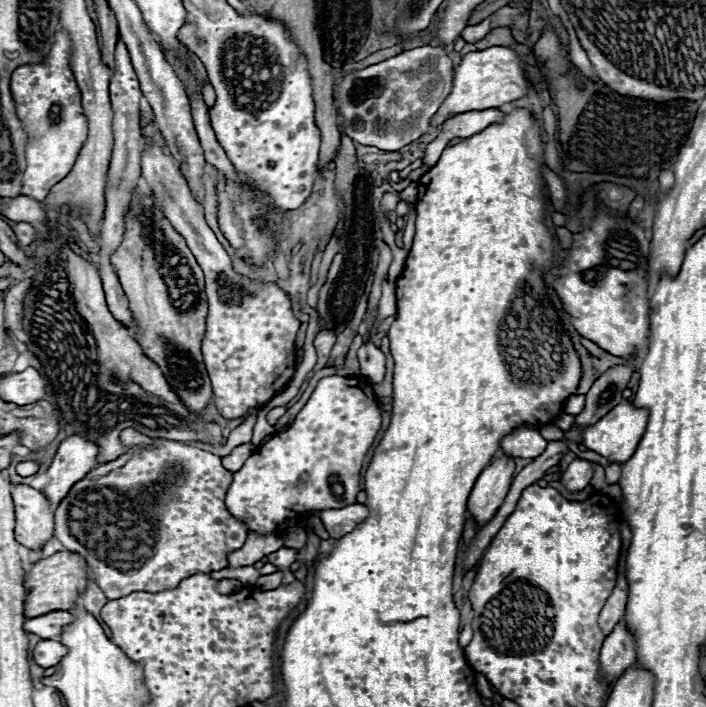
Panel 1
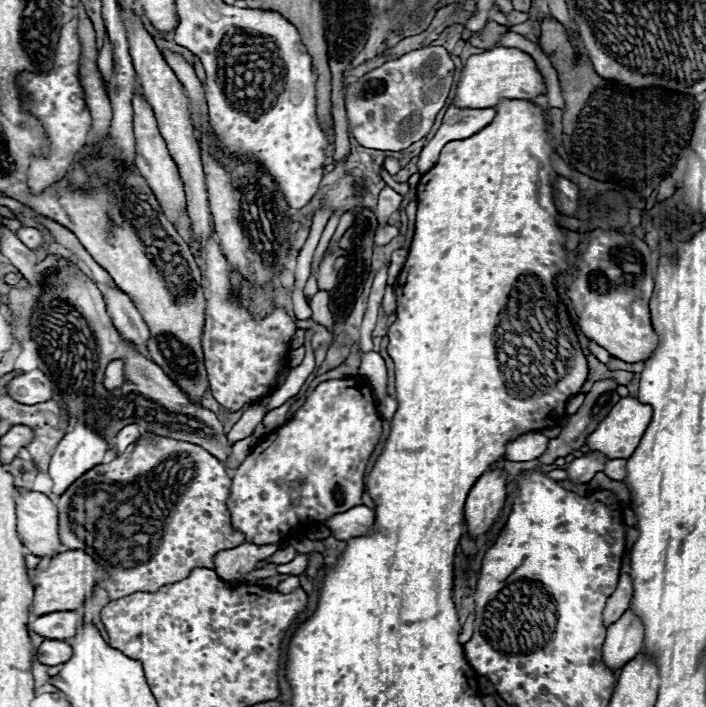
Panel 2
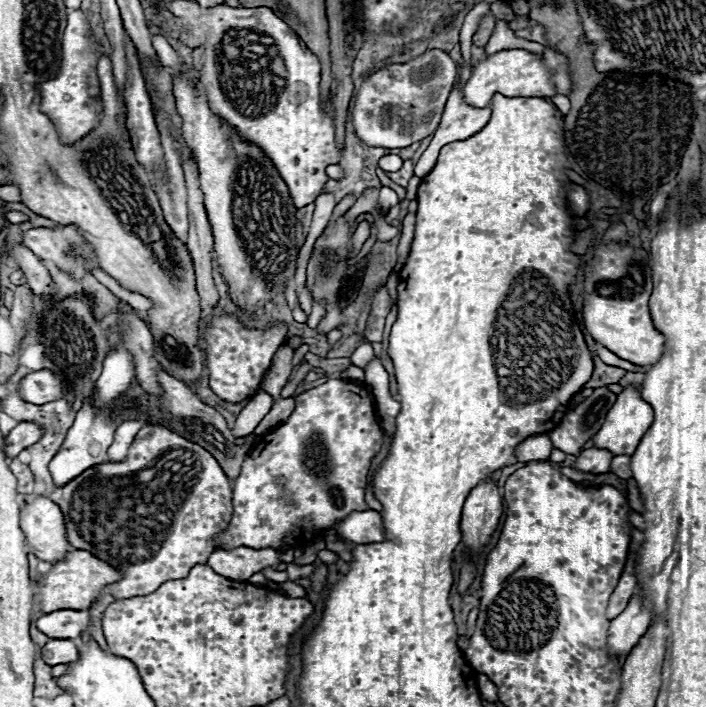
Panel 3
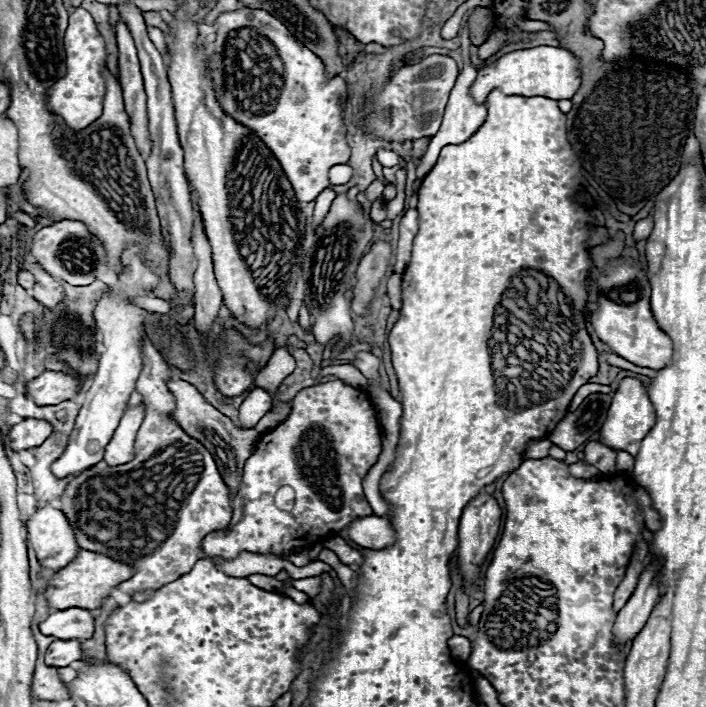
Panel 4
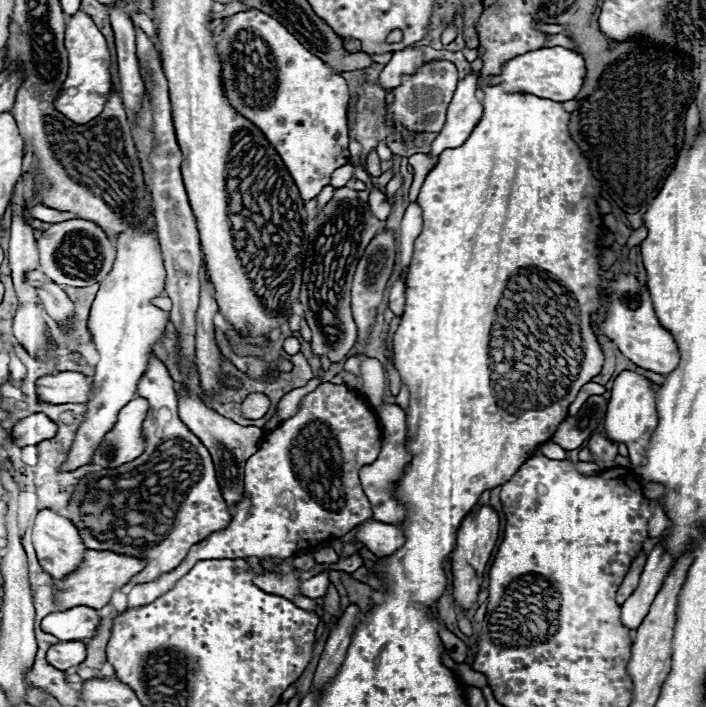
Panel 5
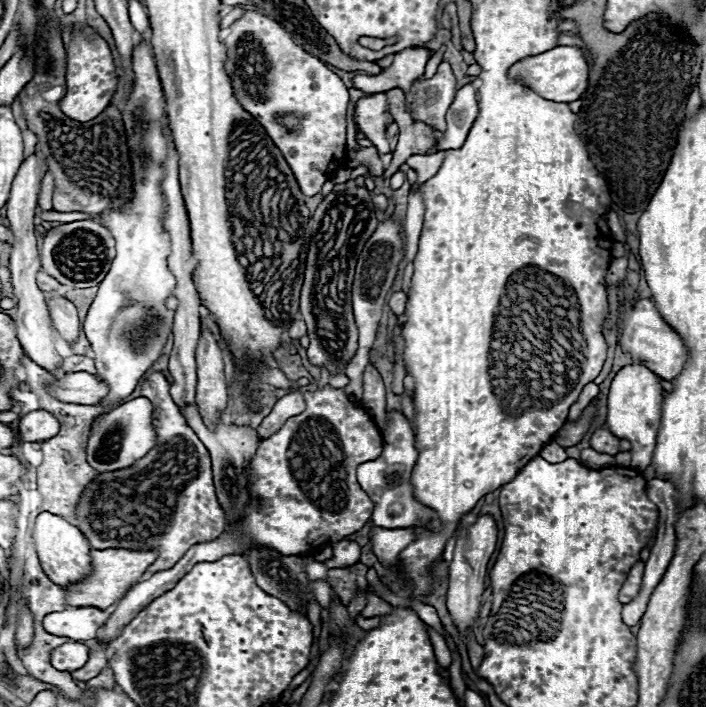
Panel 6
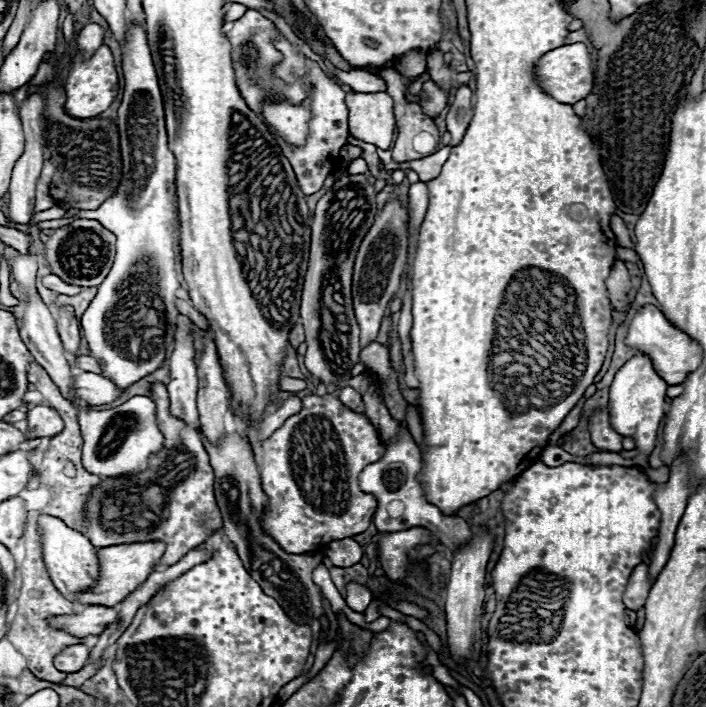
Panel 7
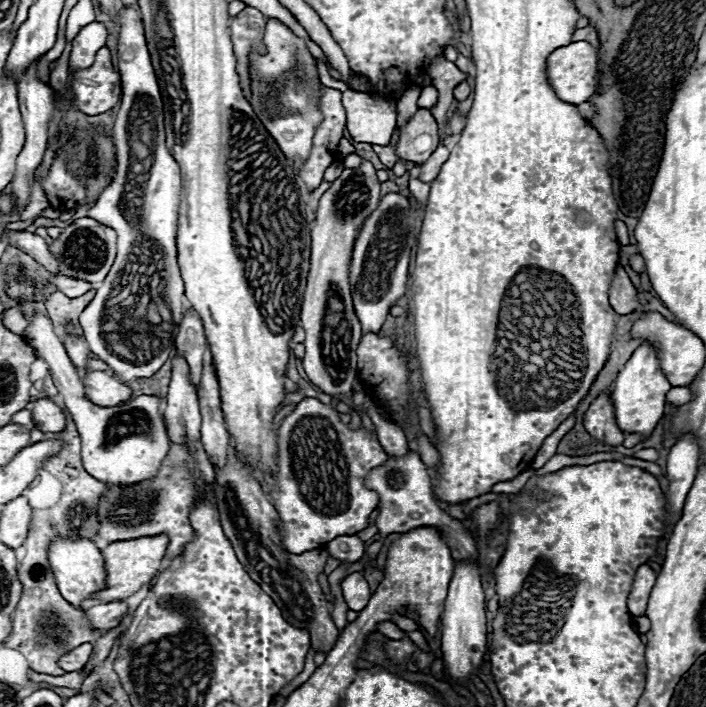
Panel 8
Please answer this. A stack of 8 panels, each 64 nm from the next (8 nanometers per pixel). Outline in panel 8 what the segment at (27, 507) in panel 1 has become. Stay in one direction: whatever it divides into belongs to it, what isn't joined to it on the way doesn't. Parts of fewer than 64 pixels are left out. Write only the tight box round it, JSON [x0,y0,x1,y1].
[48,536,106,608]

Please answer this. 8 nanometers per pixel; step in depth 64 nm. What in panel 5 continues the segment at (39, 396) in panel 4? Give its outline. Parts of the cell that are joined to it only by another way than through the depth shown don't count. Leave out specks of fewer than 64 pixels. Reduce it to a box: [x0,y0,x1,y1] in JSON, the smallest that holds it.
[36,372,92,404]

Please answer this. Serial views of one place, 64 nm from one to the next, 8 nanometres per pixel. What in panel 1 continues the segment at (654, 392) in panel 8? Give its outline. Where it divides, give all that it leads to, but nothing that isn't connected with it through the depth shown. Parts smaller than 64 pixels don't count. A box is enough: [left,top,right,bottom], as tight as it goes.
[582,402,648,462]

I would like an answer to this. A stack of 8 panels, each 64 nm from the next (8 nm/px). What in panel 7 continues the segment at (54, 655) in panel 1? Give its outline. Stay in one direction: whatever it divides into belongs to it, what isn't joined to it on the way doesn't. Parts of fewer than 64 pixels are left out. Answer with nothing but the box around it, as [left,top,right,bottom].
[54,644,90,674]

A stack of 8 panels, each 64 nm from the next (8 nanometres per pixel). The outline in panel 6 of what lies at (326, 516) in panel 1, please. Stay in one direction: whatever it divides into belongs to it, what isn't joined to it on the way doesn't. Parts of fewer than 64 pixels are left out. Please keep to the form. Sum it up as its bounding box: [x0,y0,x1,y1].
[368,526,414,566]

